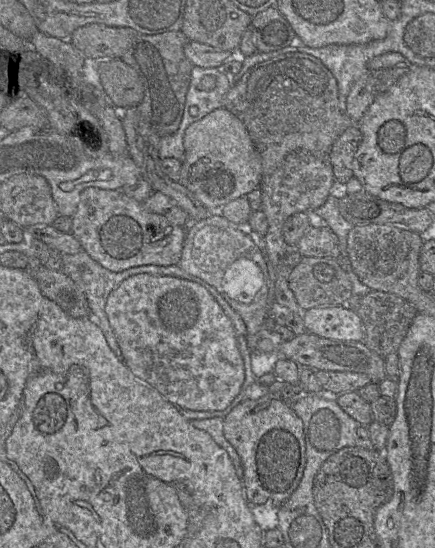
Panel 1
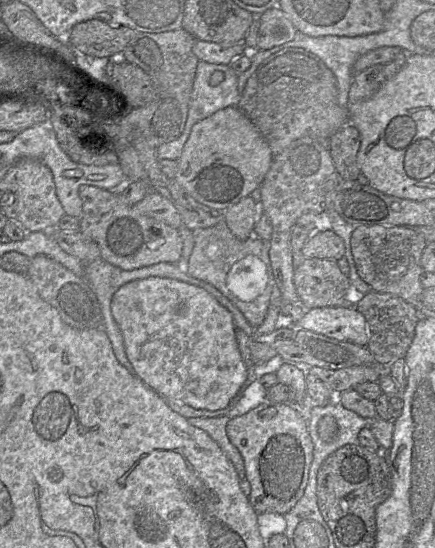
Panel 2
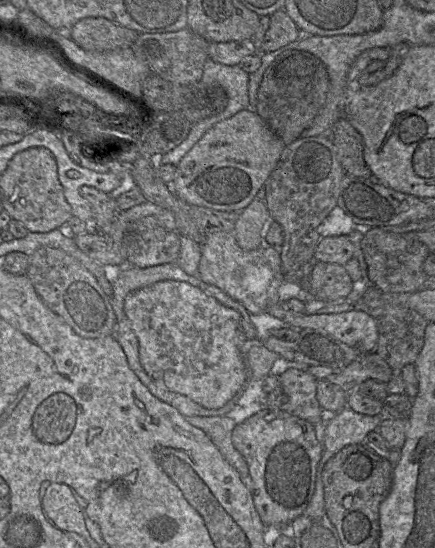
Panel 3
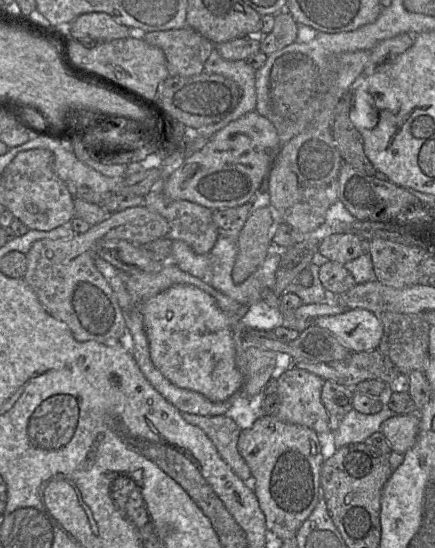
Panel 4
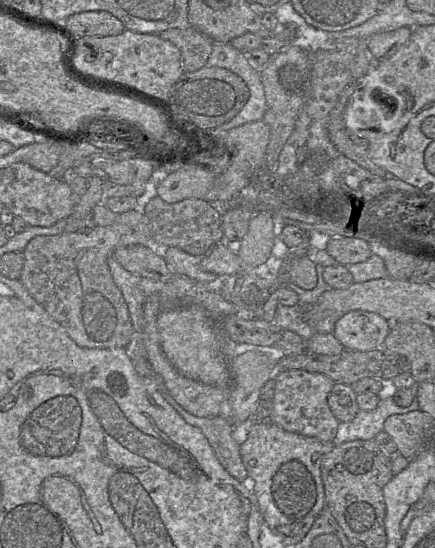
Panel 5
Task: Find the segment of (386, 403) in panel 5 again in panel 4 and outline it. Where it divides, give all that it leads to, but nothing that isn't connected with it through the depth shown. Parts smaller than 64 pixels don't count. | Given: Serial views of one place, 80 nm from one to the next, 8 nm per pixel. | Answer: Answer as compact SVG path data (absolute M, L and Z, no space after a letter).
M384 404L382 410L375 414L363 414L354 409L339 419L335 419L333 442L336 449L352 443L368 442L369 437L380 431L383 422L395 414Z

